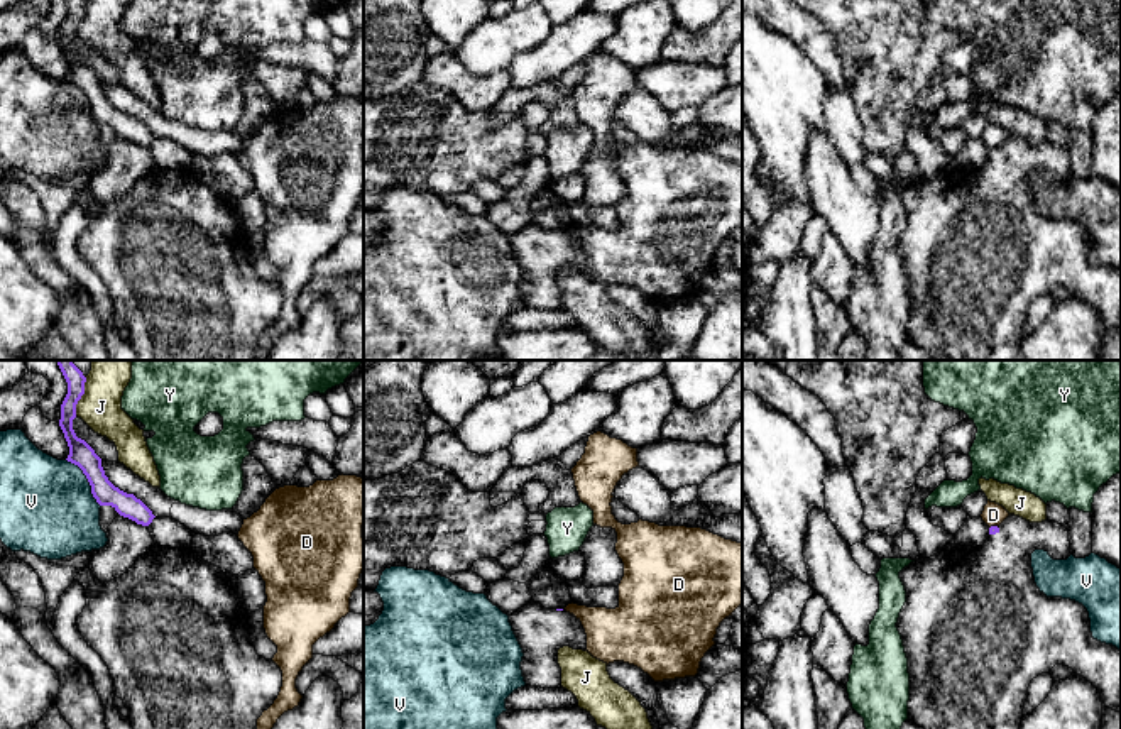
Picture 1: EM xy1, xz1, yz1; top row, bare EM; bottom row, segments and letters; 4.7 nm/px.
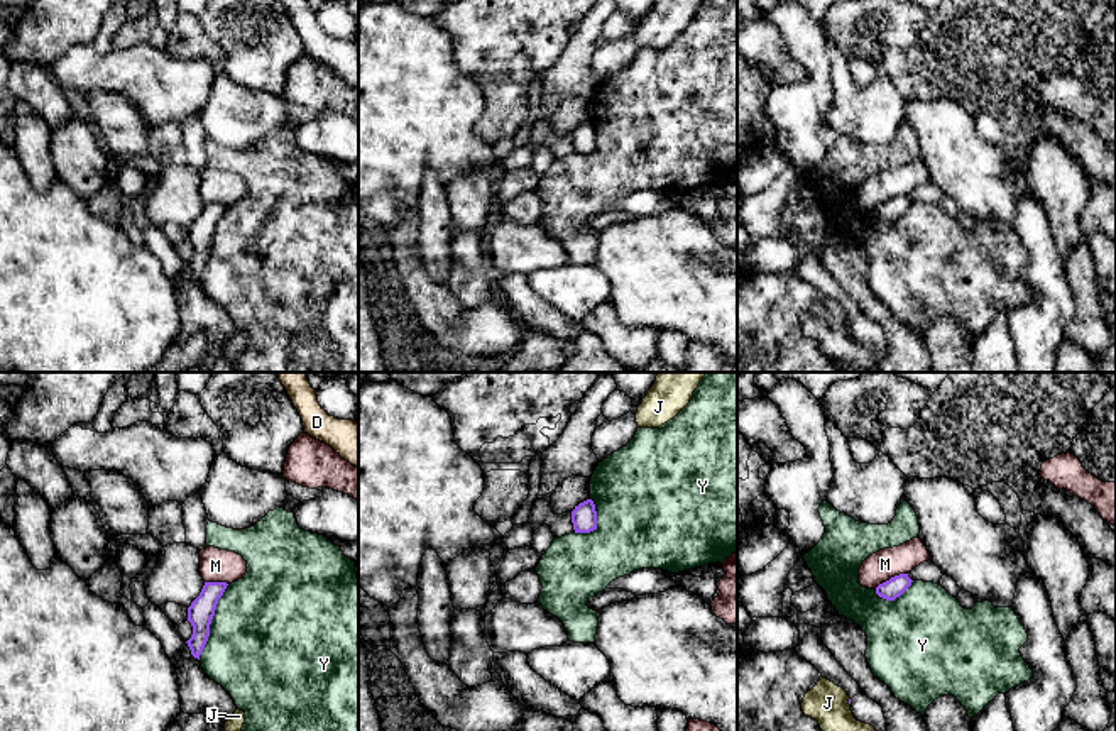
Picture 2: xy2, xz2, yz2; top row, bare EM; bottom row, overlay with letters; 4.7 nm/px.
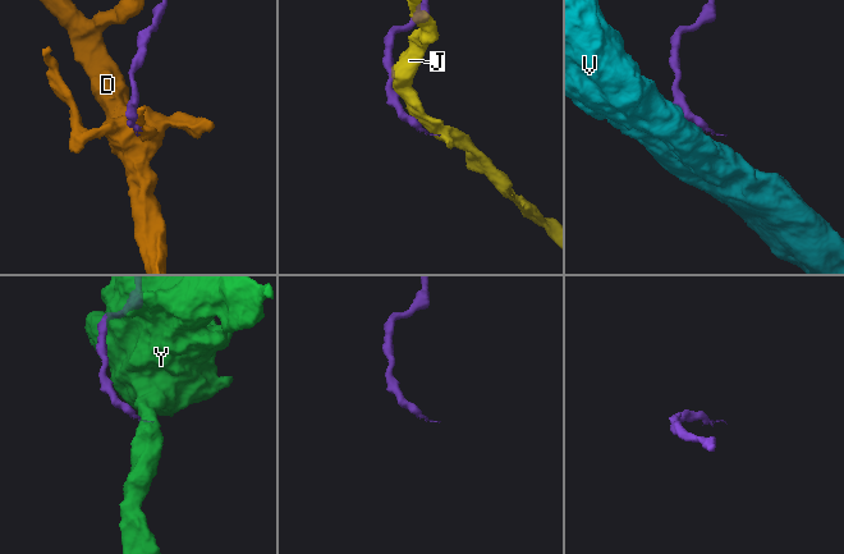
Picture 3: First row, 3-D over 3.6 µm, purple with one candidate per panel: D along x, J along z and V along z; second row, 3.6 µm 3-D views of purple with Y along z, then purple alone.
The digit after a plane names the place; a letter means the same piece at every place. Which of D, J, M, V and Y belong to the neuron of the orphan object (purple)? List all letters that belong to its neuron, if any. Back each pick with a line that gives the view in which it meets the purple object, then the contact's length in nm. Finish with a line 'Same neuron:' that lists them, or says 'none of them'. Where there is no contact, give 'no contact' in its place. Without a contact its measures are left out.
Same neuron: none of them

